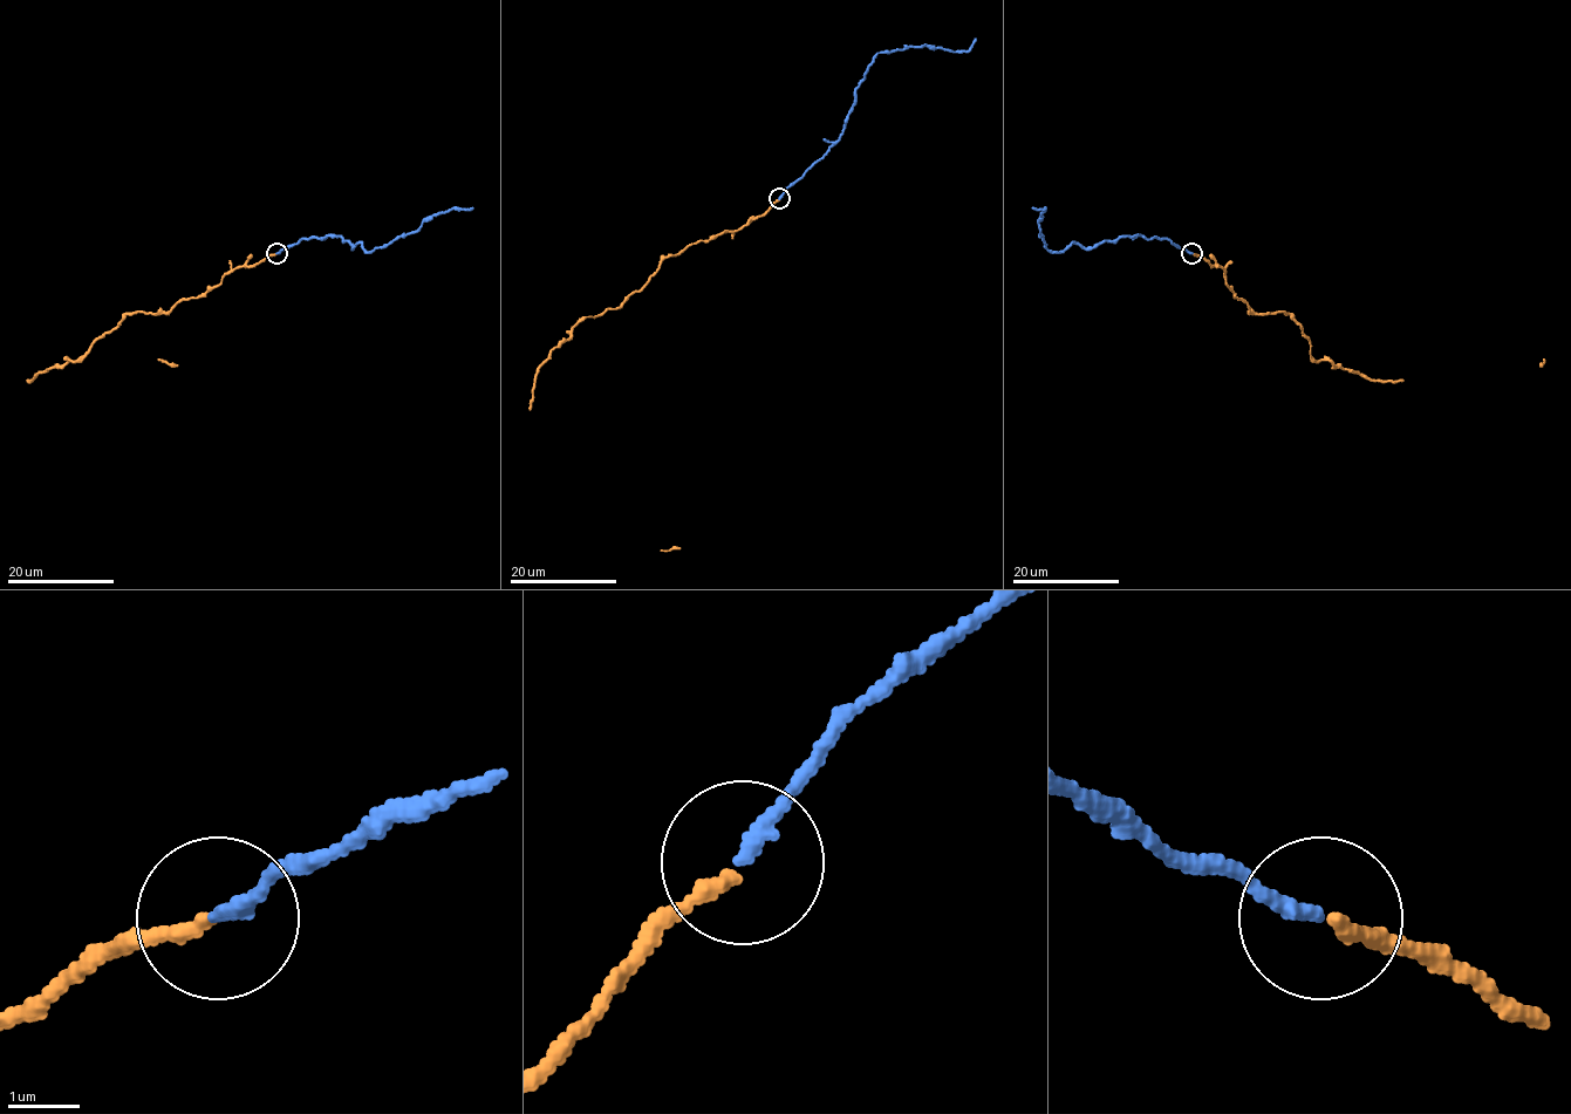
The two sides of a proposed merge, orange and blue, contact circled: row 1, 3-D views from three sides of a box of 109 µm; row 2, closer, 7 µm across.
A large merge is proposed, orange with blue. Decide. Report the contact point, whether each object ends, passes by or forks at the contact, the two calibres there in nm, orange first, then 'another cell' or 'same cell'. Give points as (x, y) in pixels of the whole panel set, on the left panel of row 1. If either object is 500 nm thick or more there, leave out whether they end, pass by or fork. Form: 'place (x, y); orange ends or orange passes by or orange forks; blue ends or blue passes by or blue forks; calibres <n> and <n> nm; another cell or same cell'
place (277, 253); orange ends; blue ends; calibres 200 and 200 nm; same cell

